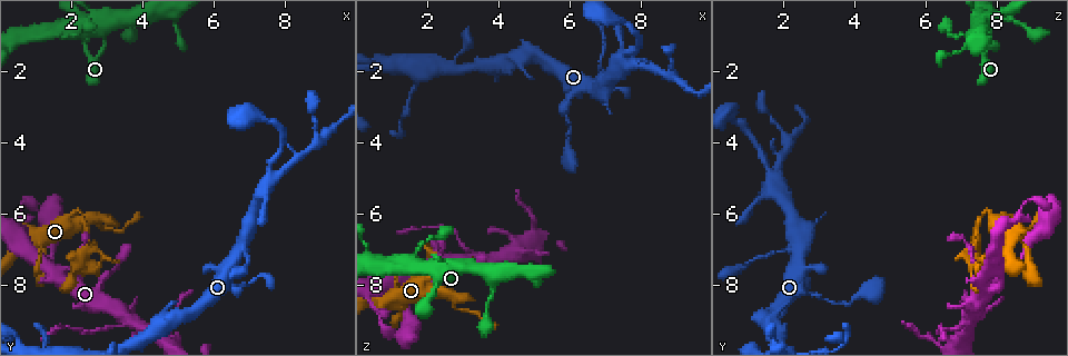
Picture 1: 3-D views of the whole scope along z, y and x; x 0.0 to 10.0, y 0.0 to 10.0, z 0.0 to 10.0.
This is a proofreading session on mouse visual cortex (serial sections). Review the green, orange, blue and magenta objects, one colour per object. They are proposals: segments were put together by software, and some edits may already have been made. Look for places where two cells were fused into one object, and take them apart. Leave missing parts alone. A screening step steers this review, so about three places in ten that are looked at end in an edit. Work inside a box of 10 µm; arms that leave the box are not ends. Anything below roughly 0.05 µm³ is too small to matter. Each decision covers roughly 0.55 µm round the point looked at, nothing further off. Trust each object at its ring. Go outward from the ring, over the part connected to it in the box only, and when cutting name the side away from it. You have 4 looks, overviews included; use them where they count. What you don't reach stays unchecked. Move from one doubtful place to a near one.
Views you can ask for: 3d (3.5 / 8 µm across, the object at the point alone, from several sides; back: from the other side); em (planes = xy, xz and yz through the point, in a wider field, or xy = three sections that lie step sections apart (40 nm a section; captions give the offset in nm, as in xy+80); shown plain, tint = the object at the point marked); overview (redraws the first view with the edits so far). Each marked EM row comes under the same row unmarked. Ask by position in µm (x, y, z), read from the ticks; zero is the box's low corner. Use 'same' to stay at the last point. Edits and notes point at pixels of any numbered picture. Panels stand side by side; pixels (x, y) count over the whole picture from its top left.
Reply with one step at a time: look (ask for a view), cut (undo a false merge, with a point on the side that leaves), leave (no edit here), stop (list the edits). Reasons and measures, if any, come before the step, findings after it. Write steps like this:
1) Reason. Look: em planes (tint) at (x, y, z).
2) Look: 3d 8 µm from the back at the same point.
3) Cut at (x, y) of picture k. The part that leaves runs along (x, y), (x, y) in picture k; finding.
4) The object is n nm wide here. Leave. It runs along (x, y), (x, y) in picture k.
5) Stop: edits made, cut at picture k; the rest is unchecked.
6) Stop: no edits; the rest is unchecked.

Abrupt turn. Look: 3d 3.5 µm at (3.55, 8.85, 7.40).

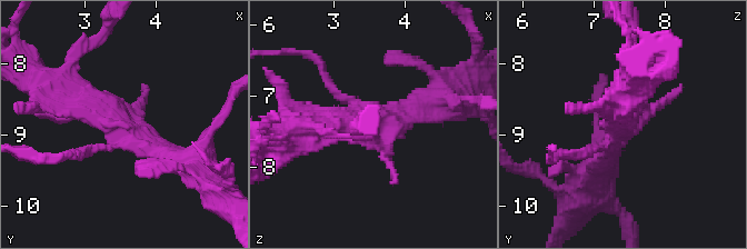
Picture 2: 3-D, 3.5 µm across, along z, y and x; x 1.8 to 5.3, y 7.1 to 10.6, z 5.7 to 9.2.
Need the tissue. Look: em xy step 1 (tint) at (3.45, 8.85, 7.35).

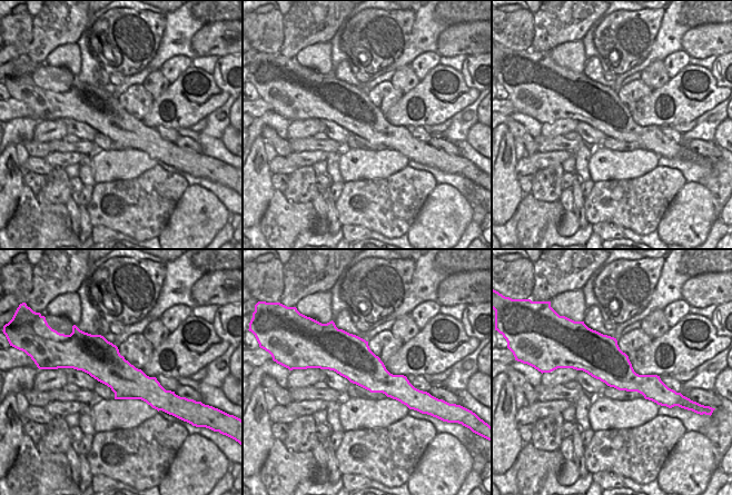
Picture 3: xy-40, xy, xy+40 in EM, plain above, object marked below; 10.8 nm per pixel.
Leave. It runs along (55, 90), (88, 100), (177, 162) in picture 2; all the same cell.

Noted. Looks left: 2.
Abrupt turn. Look: 3d 3.5 µm at (2.30, 6.10, 7.60).

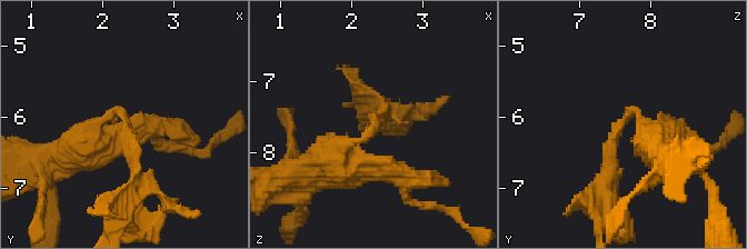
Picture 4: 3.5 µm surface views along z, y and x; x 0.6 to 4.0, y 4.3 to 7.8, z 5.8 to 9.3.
The arms are 150, 450 nm wide; need the tissue. Look: em xy step 1 (tint) at (2.35, 6.10, 7.60).

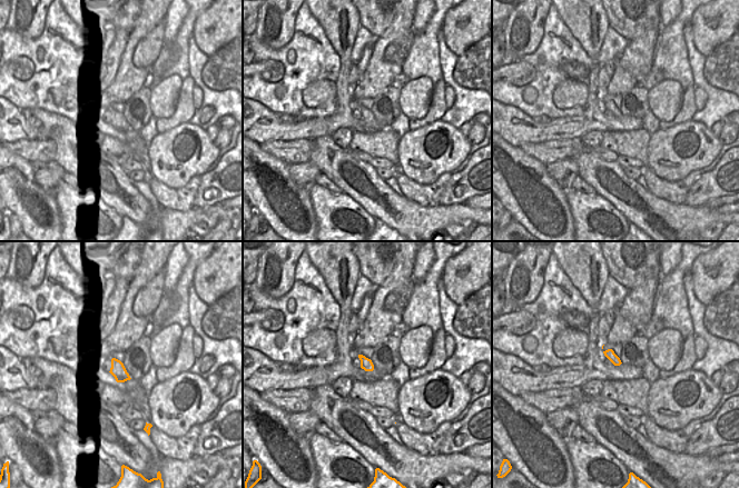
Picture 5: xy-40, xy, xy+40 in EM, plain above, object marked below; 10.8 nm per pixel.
Cut at (611, 143) of picture 4. The part that leaves runs along (635, 108), (609, 146), (600, 197) in picture 4; a second cell is stuck on.

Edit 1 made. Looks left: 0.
Stop: edits made, cut at picture 4; the rest is unchecked.

